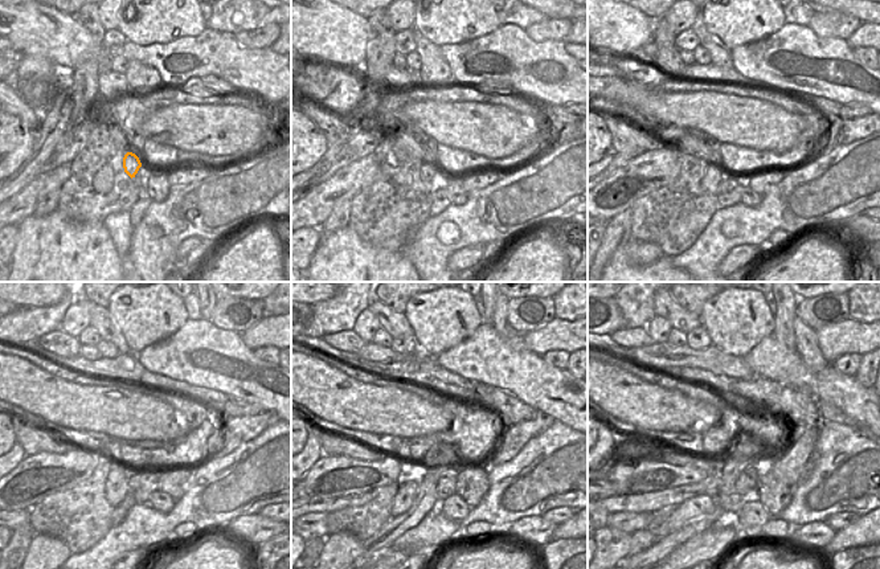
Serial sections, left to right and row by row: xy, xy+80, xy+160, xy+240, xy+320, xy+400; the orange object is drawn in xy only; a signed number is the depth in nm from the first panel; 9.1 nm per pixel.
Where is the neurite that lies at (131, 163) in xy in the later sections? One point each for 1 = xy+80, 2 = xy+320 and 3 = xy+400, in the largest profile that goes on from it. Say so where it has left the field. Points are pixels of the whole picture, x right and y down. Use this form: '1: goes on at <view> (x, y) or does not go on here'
1: goes on at xy+80 (428, 171)
2: goes on at xy+320 (408, 491)
3: goes on at xy+400 (703, 504)

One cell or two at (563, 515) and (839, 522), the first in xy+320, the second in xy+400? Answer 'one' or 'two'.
one

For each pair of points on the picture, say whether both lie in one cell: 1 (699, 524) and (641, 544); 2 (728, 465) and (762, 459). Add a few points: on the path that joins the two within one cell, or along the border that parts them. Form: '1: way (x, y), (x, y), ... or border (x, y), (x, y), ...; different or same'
1: border (658, 539), (647, 548), (631, 555); different
2: way (736, 465), (754, 462); same

